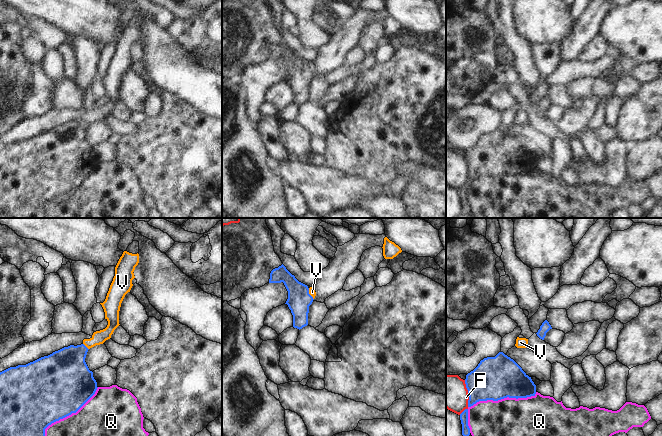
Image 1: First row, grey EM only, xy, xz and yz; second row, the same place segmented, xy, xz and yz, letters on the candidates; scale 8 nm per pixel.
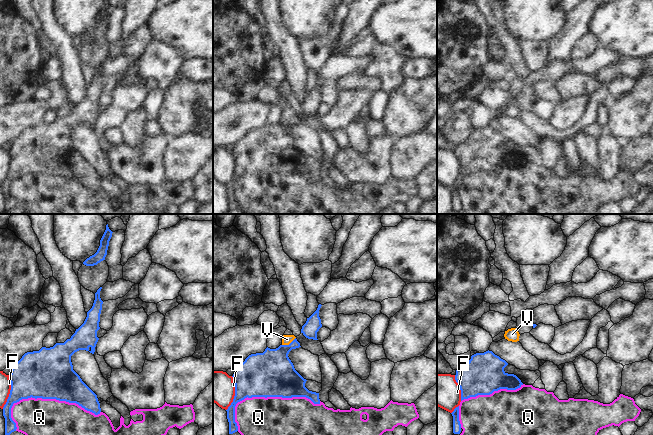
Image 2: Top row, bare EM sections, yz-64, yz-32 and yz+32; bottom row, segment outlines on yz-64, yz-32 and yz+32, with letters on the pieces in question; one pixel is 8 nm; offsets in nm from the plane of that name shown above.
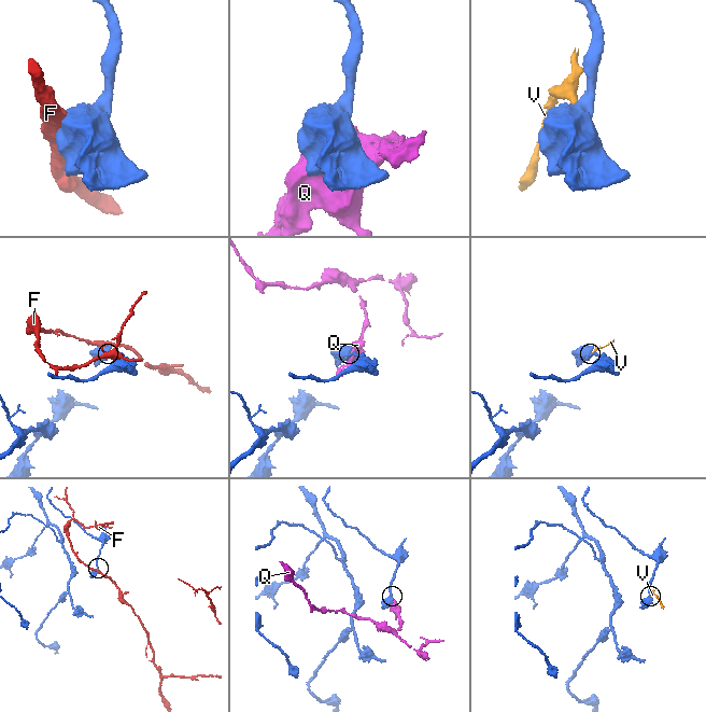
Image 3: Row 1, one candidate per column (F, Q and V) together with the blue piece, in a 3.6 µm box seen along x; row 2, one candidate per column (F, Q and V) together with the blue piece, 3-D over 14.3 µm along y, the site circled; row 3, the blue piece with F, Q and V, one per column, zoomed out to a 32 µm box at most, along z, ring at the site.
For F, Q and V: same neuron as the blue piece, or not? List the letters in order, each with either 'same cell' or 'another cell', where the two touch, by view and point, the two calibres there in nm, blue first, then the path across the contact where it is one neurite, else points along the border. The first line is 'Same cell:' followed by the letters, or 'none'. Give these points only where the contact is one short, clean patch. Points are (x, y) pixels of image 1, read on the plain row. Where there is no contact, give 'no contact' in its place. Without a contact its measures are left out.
Same cell: none
F: another cell; contact yz (468, 169); calibres 340 and 280 nm
Q: another cell; contact yz (502, 174); calibres 340 and 480 nm
V: another cell; contact xy (85, 122); calibres 340 and 110 nm; border xy (83, 119), (88, 125)

